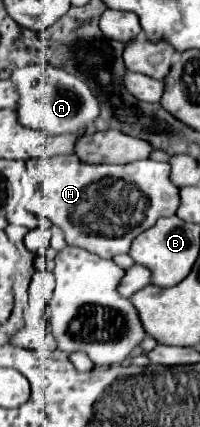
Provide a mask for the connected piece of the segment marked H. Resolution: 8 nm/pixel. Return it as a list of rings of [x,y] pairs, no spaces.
[[[56,155],[40,161],[26,161],[26,171],[36,183],[36,193],[30,203],[30,213],[48,219],[60,227],[68,245],[88,249],[104,259],[112,259],[118,253],[128,253],[130,243],[136,235],[150,229],[158,217],[170,217],[178,209],[178,187],[170,183],[170,165],[158,161],[136,161],[128,165],[86,165],[76,155]]]

